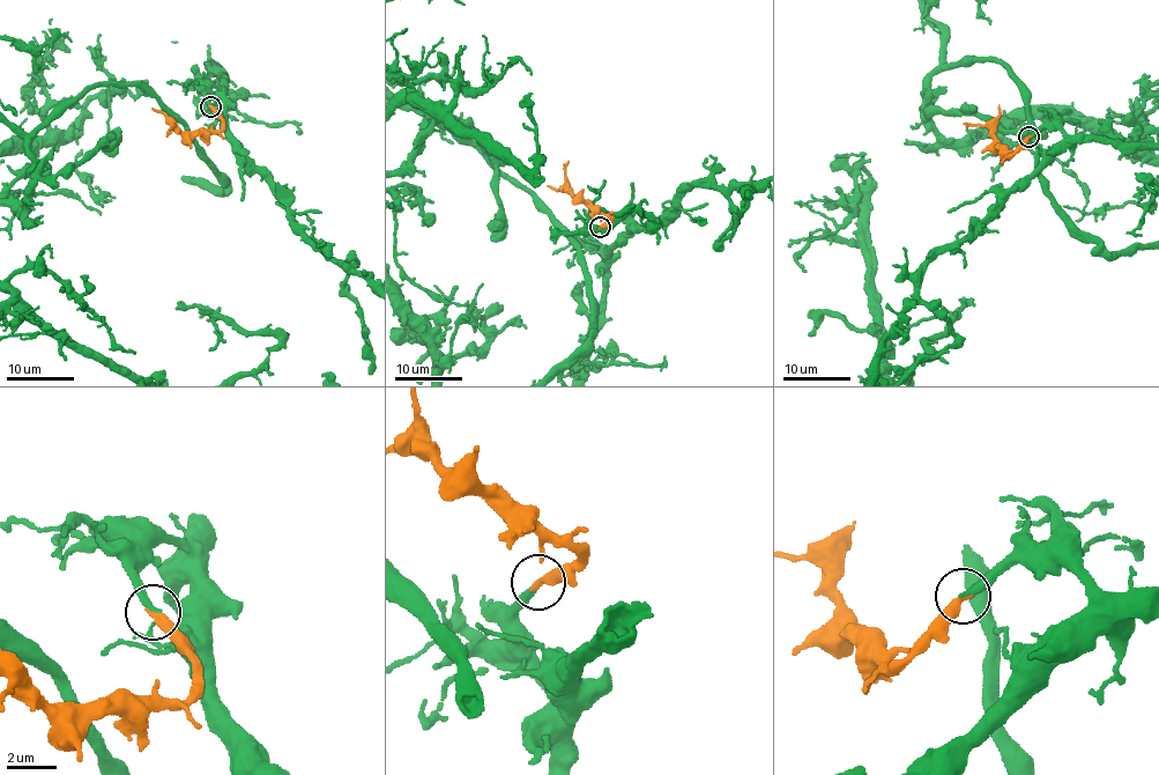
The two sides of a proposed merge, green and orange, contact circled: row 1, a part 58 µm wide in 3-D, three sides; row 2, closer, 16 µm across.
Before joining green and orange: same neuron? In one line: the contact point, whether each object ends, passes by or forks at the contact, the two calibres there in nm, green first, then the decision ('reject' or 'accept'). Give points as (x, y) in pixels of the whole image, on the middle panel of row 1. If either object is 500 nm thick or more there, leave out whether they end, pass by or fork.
place (600, 227); green ends; orange ends; calibres 280 and 400 nm; accept

